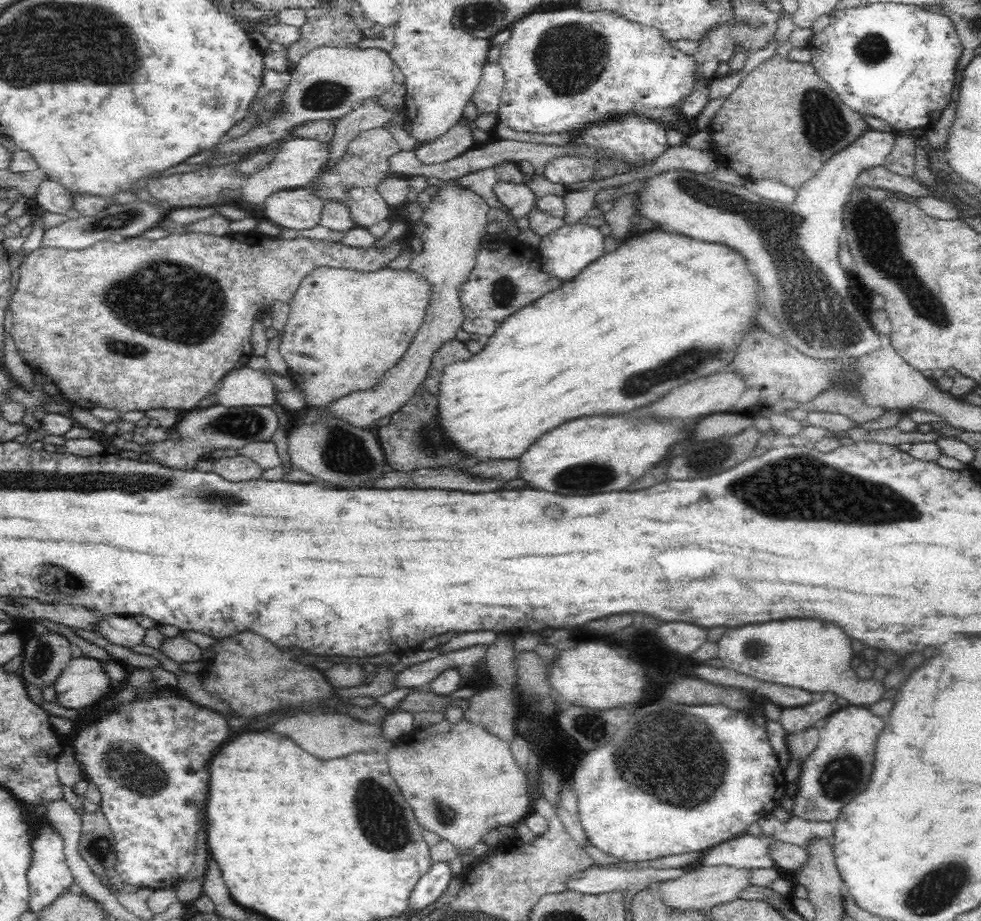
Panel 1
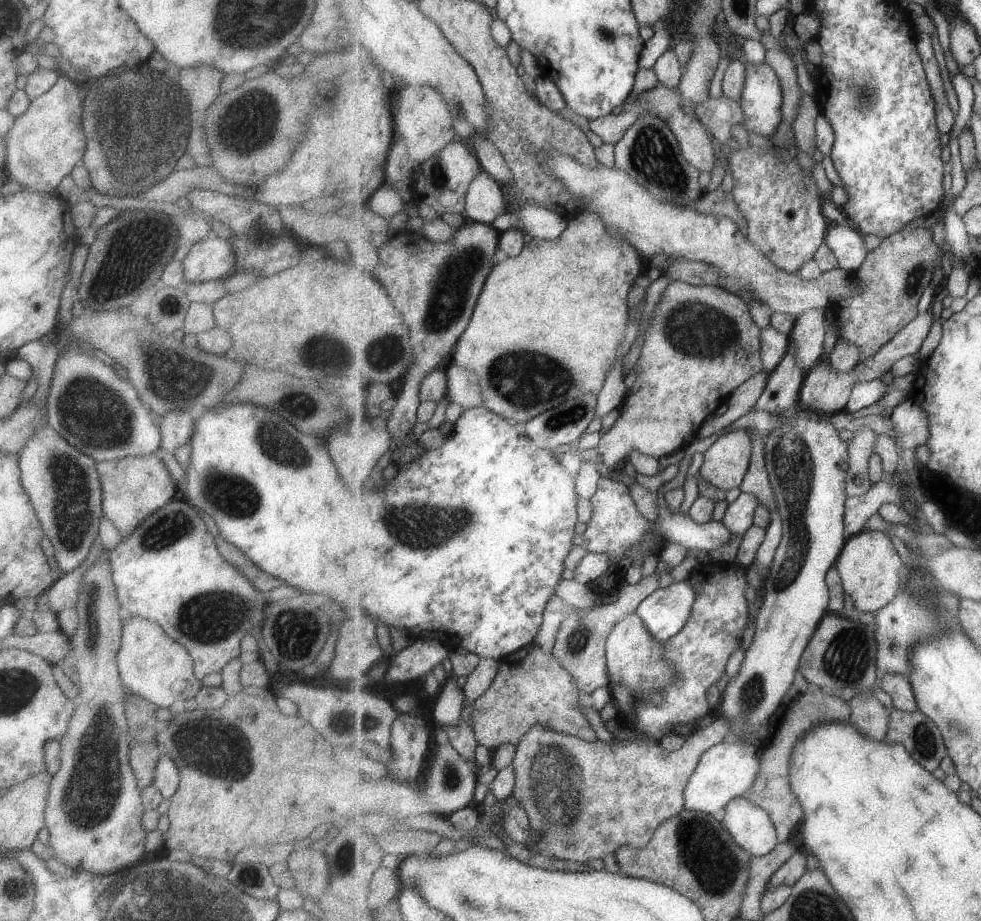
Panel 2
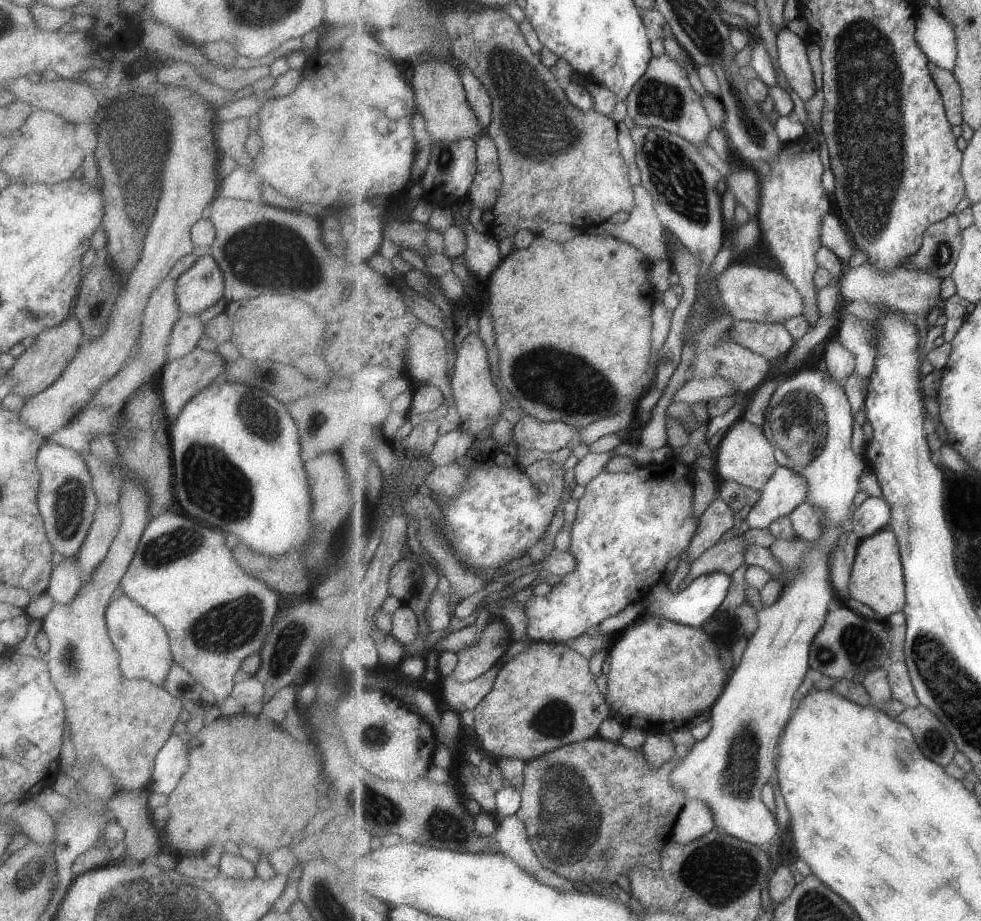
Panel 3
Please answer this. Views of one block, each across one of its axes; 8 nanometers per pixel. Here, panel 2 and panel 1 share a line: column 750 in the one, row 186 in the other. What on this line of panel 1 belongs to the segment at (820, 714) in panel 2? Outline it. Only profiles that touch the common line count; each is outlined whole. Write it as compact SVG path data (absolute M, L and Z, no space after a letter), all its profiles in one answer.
M776 53L771 58L761 62L756 68L753 68L752 72L748 72L748 74L741 78L736 90L726 97L726 100L716 112L708 128L708 132L711 136L710 142L714 151L713 153L719 158L720 164L733 168L740 176L750 178L750 180L758 180L761 178L778 179L797 192L800 186L803 185L803 182L806 182L811 176L814 176L824 167L824 164L828 162L829 158L838 154L841 150L848 148L848 146L850 146L852 142L856 142L858 138L864 137L866 132L870 132L872 128L868 123L864 123L862 117L862 115L858 114L856 111L852 111L850 107L846 106L840 100L840 97L830 88L830 85L816 74L816 71L812 68L810 63L792 61L788 59L788 56Z

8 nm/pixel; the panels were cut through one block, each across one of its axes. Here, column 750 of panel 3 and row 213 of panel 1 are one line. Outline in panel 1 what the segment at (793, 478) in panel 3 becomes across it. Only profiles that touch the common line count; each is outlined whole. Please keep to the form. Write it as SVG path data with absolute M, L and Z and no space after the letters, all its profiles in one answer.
M496 181L493 189L516 220L526 216L534 206L534 192L526 186L526 181Z

